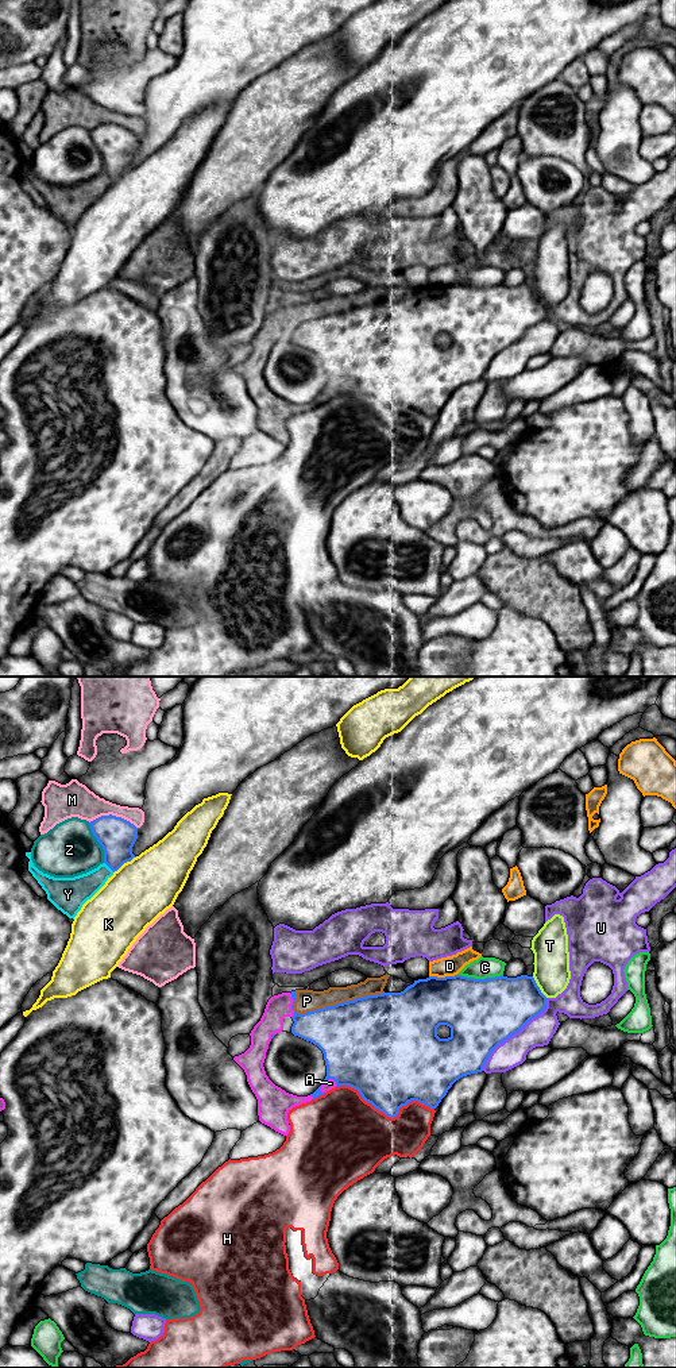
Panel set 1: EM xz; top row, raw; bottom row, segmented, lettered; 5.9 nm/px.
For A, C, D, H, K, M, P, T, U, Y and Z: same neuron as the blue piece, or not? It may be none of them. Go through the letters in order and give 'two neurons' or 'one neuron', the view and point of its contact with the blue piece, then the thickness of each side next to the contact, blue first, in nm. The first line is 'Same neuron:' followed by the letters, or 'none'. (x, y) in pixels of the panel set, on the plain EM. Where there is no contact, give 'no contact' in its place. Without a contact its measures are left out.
Same neuron: none
A: two neurons; meets blue in xz at (324, 392); 380 nm thick on the blue side, 60 nm on the other
C: two neurons; meets blue in xz at (481, 288); 420 nm thick on the blue side, 130 nm on the other
D: two neurons; meets blue in xz at (443, 286); 360 nm thick on the blue side, 120 nm on the other
H: two neurons; meets blue in xz at (386, 423); 420 nm thick on the blue side, 460 nm on the other
K: two neurons; meets blue in xz at (124, 170); 220 nm thick on the blue side, 380 nm on the other
M: two neurons; meets blue in xz at (114, 124); 220 nm thick on the blue side, 200 nm on the other
P: two neurons; meets blue in xz at (338, 312); 480 nm thick on the blue side, 130 nm on the other
T: two neurons; meets blue in xz at (539, 296); 360 nm thick on the blue side, 220 nm on the other
U: two neurons; meets blue in xz at (514, 342); 420 nm thick on the blue side, 170 nm on the other
Y: two neurons; meets blue in xz at (109, 176); 220 nm thick on the blue side, 170 nm on the other
Z: two neurons; meets blue in xz at (99, 150); 220 nm thick on the blue side, 320 nm on the other

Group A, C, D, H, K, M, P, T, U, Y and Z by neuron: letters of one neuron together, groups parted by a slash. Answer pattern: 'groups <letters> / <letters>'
groups A P / C / D / H / K / M / T / U / Y / Z

